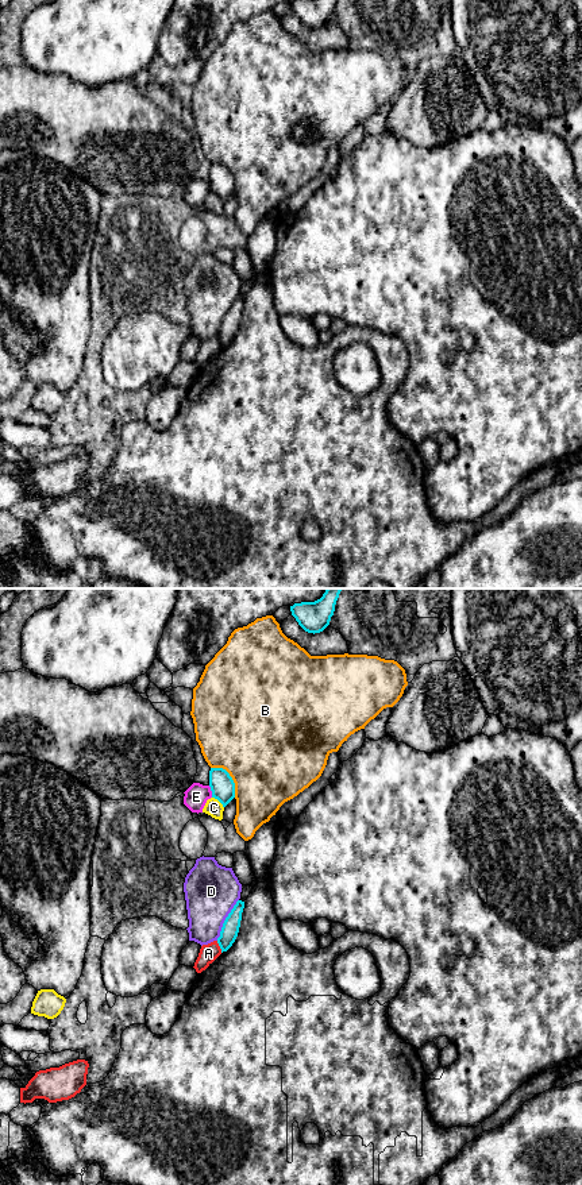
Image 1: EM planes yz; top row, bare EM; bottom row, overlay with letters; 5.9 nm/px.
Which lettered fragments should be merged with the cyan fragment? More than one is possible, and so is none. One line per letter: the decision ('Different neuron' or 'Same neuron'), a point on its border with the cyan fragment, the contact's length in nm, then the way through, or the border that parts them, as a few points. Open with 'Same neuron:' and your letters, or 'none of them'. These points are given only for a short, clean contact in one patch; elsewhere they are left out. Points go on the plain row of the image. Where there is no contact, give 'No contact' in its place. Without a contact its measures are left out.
Same neuron: none of them
A: Different neuron. Touches cyan at yz (219, 340). Shared border 80 nm. Boundary: yz (216, 336), (222, 347)
B: Different neuron. Touches cyan at yz (230, 172). Shared border 240 nm
C: Different neuron. Touches cyan at yz (219, 196). Shared border 100 nm
D: Different neuron. Touches cyan at yz (226, 315). Shared border 280 nm
E: Different neuron. Touches cyan at yz (211, 185). Shared border 80 nm

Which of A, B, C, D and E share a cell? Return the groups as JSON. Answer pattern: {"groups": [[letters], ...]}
{"groups": [["A"], ["B"], ["C"], ["D"], ["E"]]}

